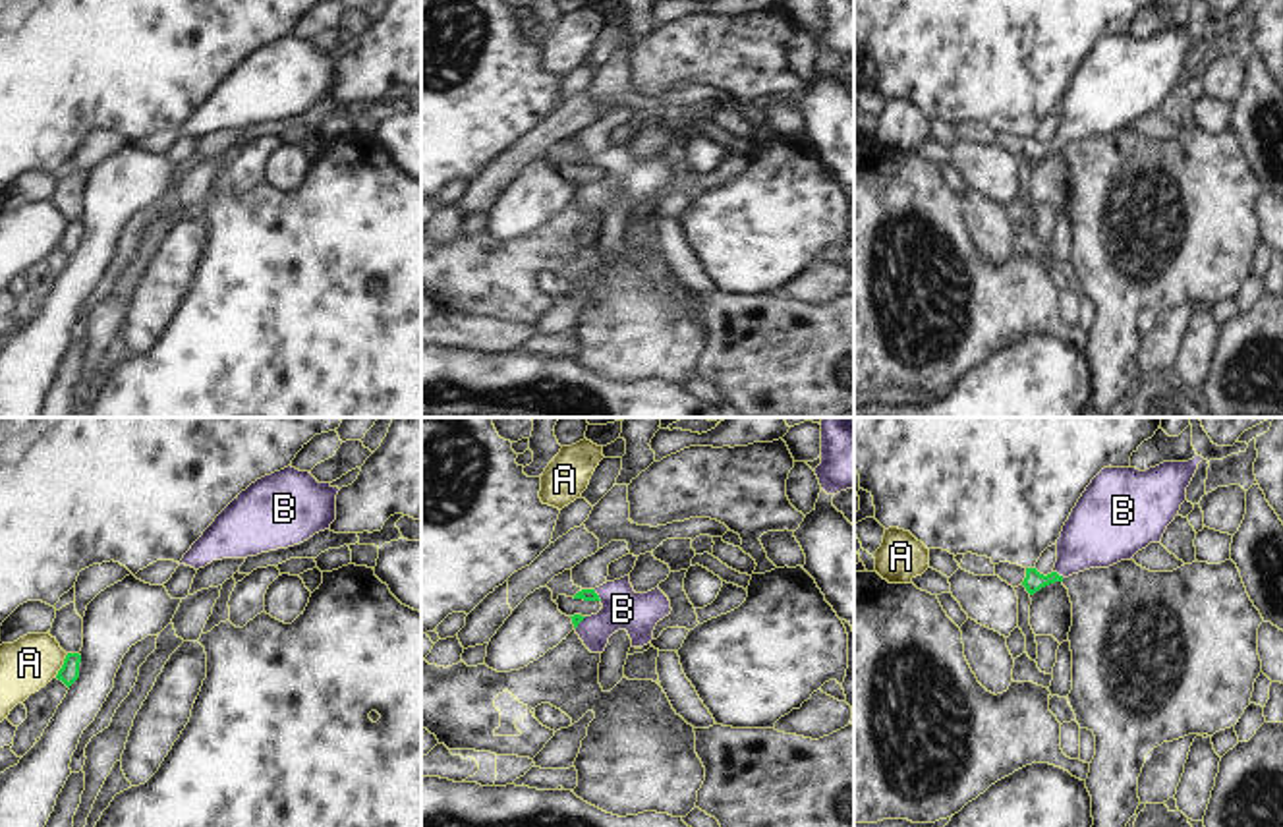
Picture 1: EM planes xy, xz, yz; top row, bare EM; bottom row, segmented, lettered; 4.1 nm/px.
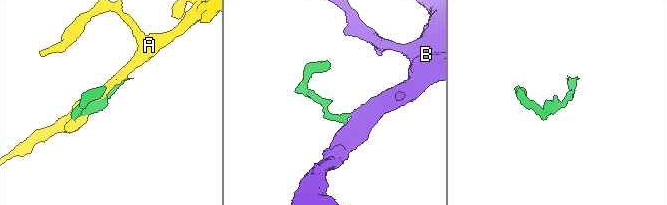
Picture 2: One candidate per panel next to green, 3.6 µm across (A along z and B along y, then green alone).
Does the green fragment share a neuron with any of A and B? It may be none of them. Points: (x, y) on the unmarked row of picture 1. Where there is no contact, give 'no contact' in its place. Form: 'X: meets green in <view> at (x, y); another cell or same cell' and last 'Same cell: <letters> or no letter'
A: meets green in xy at (62, 232); another cell
B: meets green in xz at (598, 163); same cell
Same cell: B

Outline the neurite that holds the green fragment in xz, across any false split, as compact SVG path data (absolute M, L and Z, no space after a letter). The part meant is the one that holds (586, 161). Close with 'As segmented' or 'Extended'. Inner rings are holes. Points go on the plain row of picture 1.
M630 141L595 157L582 157L574 166L599 168L603 172L597 182L570 184L576 201L591 220L603 220L609 205L618 197L628 199L632 214L647 213L653 207L657 189L672 178L659 153L647 160L636 160Z. Extended.

